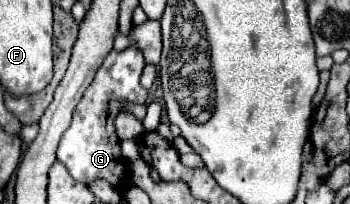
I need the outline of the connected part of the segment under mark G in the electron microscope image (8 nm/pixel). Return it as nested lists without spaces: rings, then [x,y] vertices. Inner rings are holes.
[[[129,48],[127,54],[111,50],[99,66],[95,80],[77,104],[71,126],[63,134],[57,150],[57,158],[67,166],[75,180],[85,184],[107,180],[115,188],[123,188],[129,182],[129,166],[127,160],[121,156],[121,142],[115,132],[115,116],[125,104],[145,104],[147,90],[139,84],[143,68],[143,54],[135,48]]]

